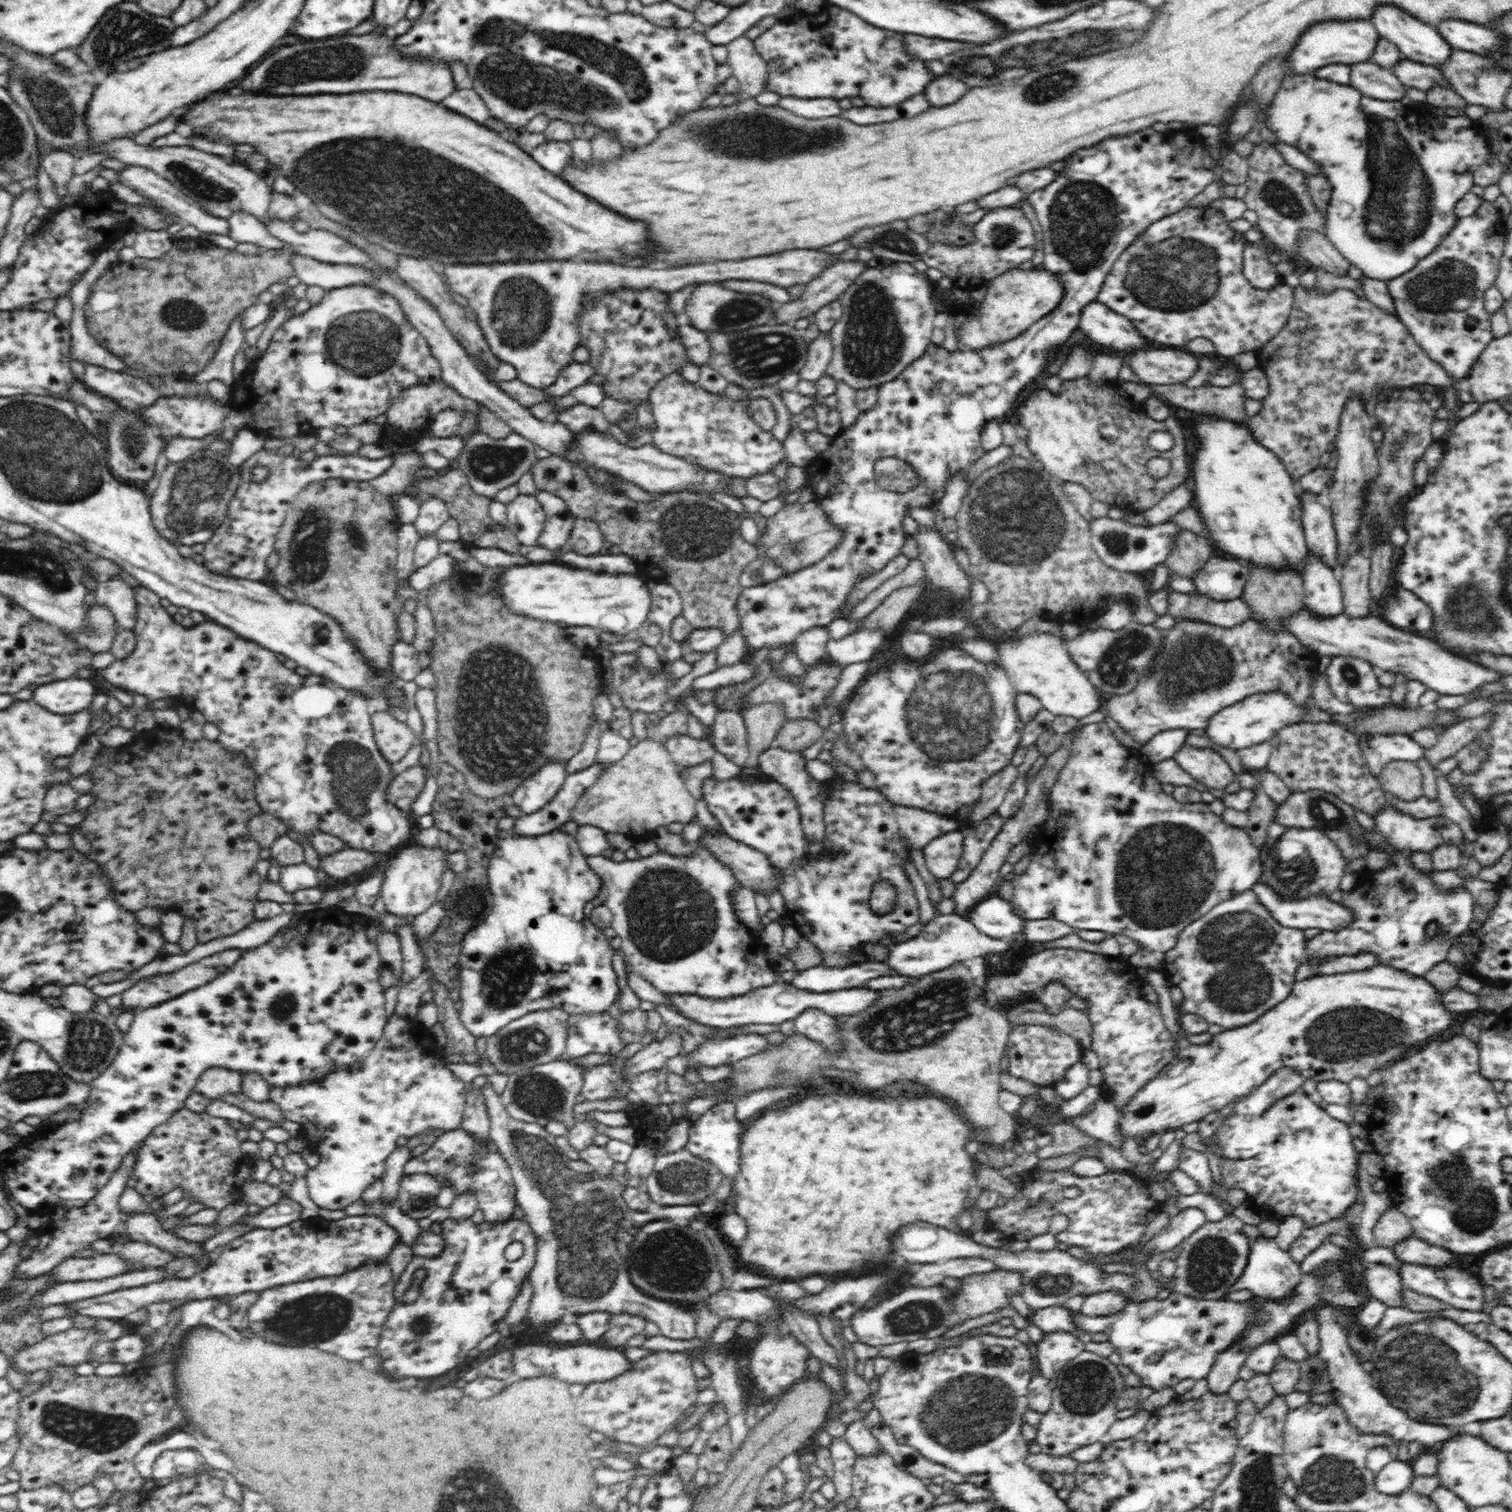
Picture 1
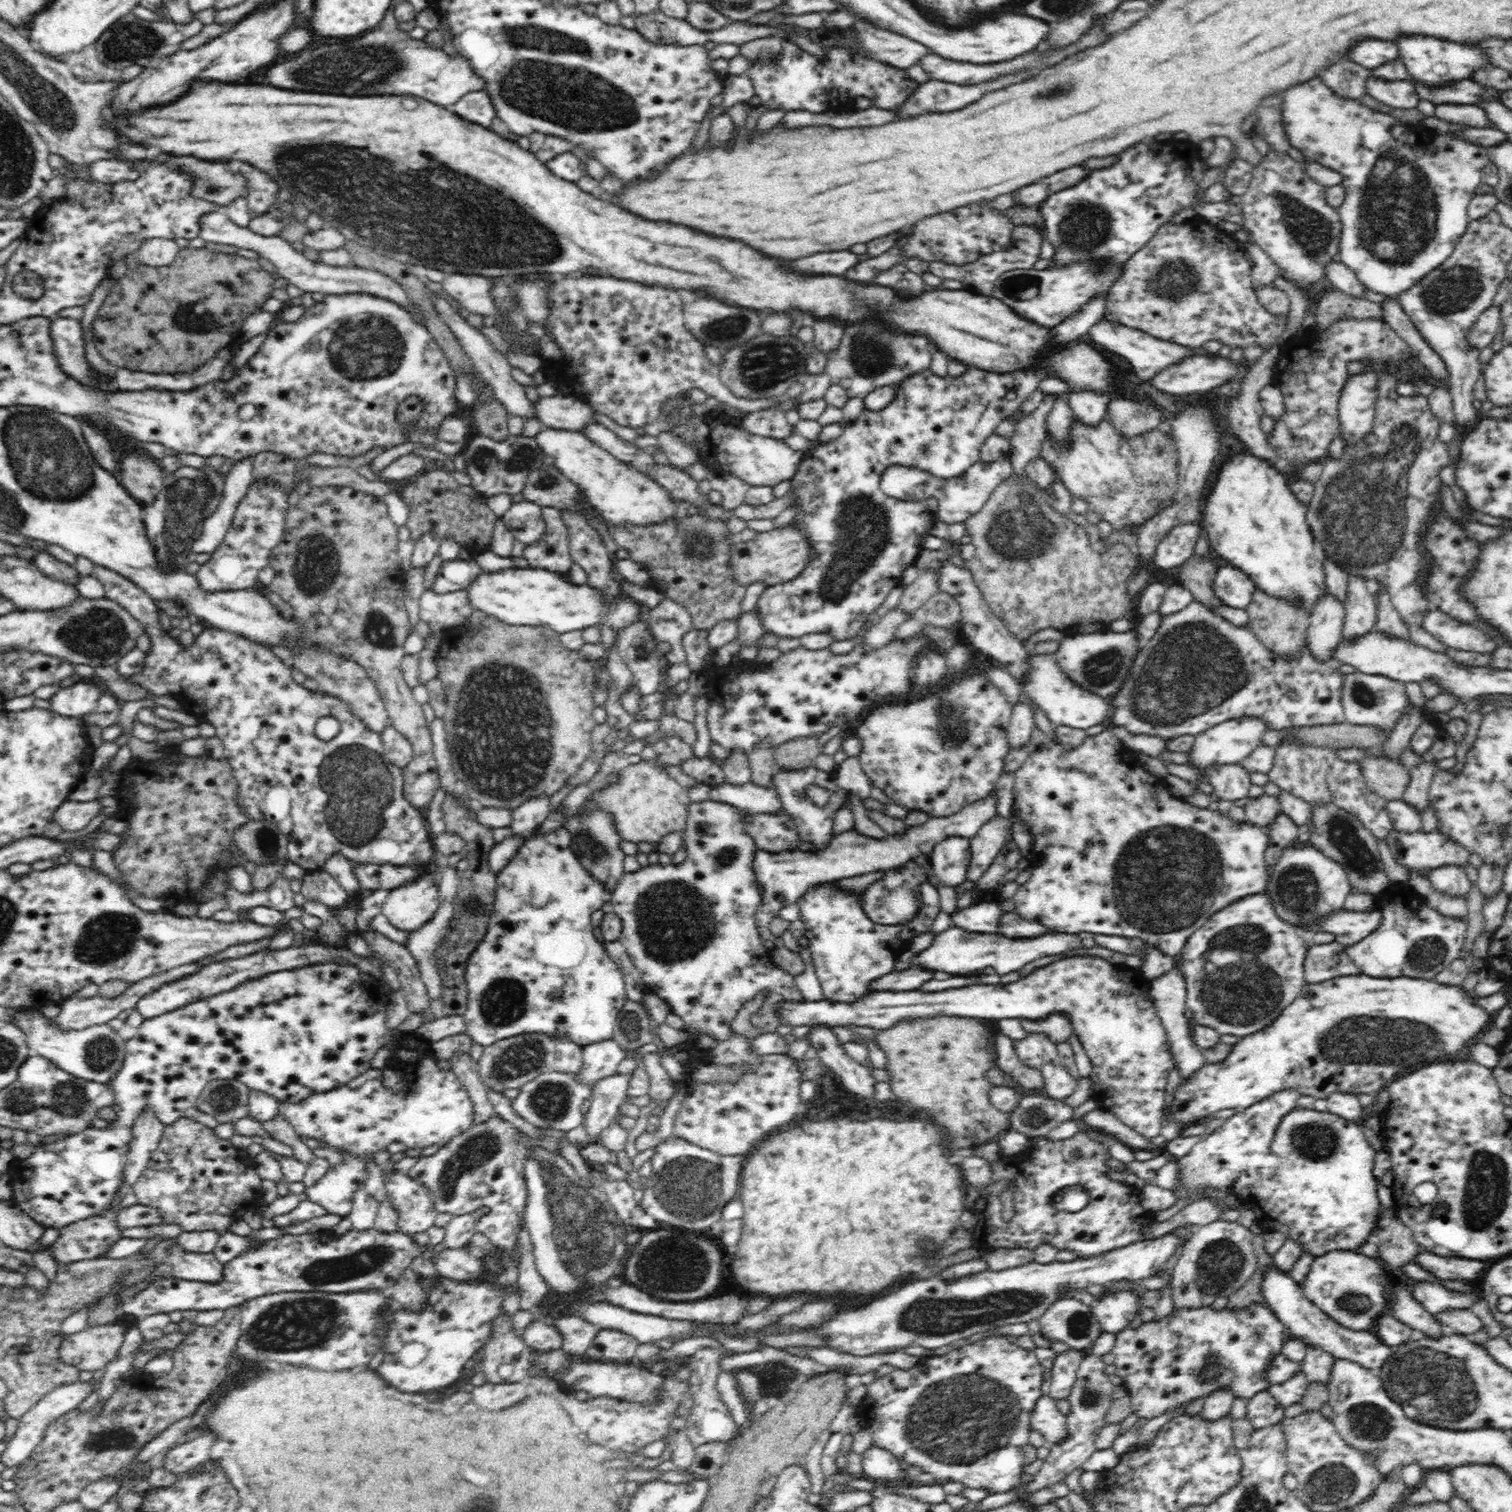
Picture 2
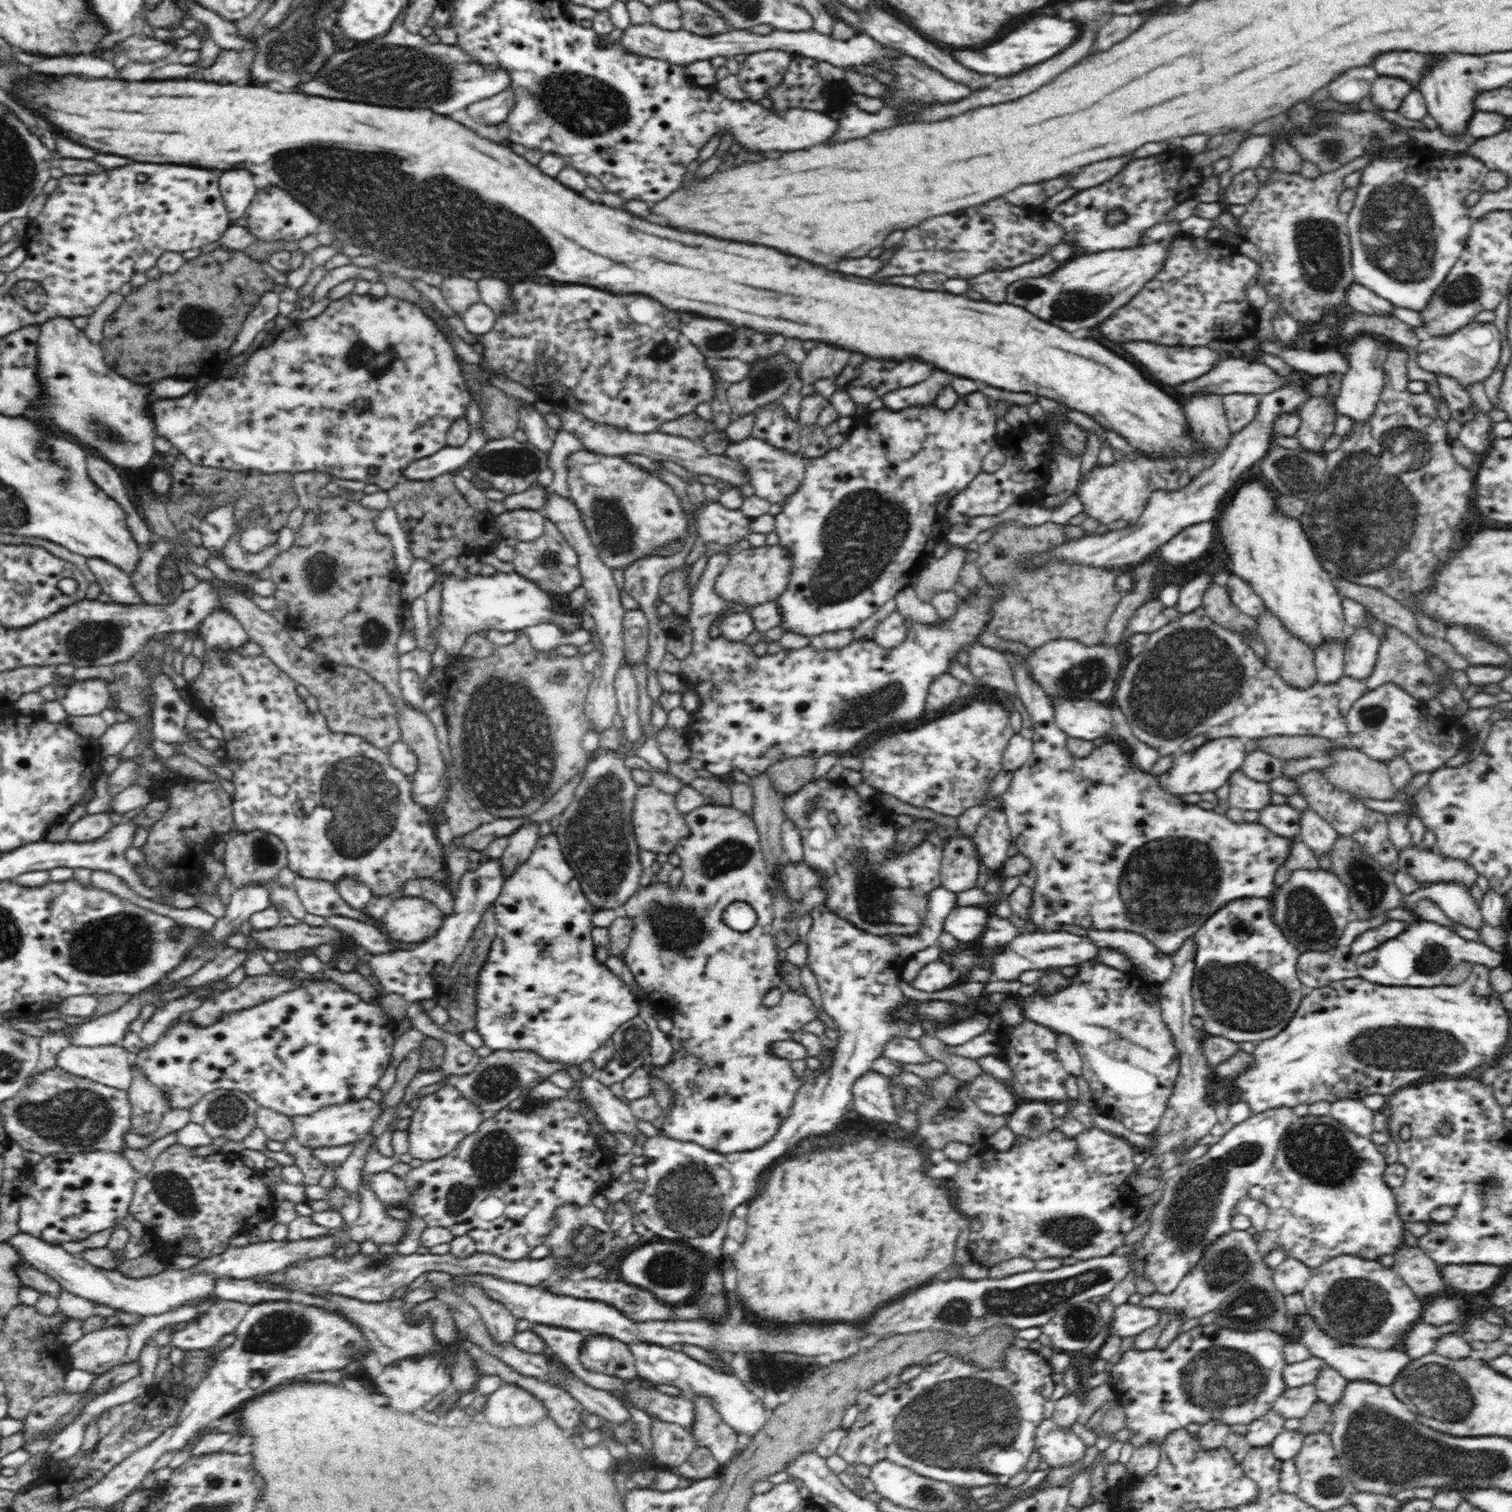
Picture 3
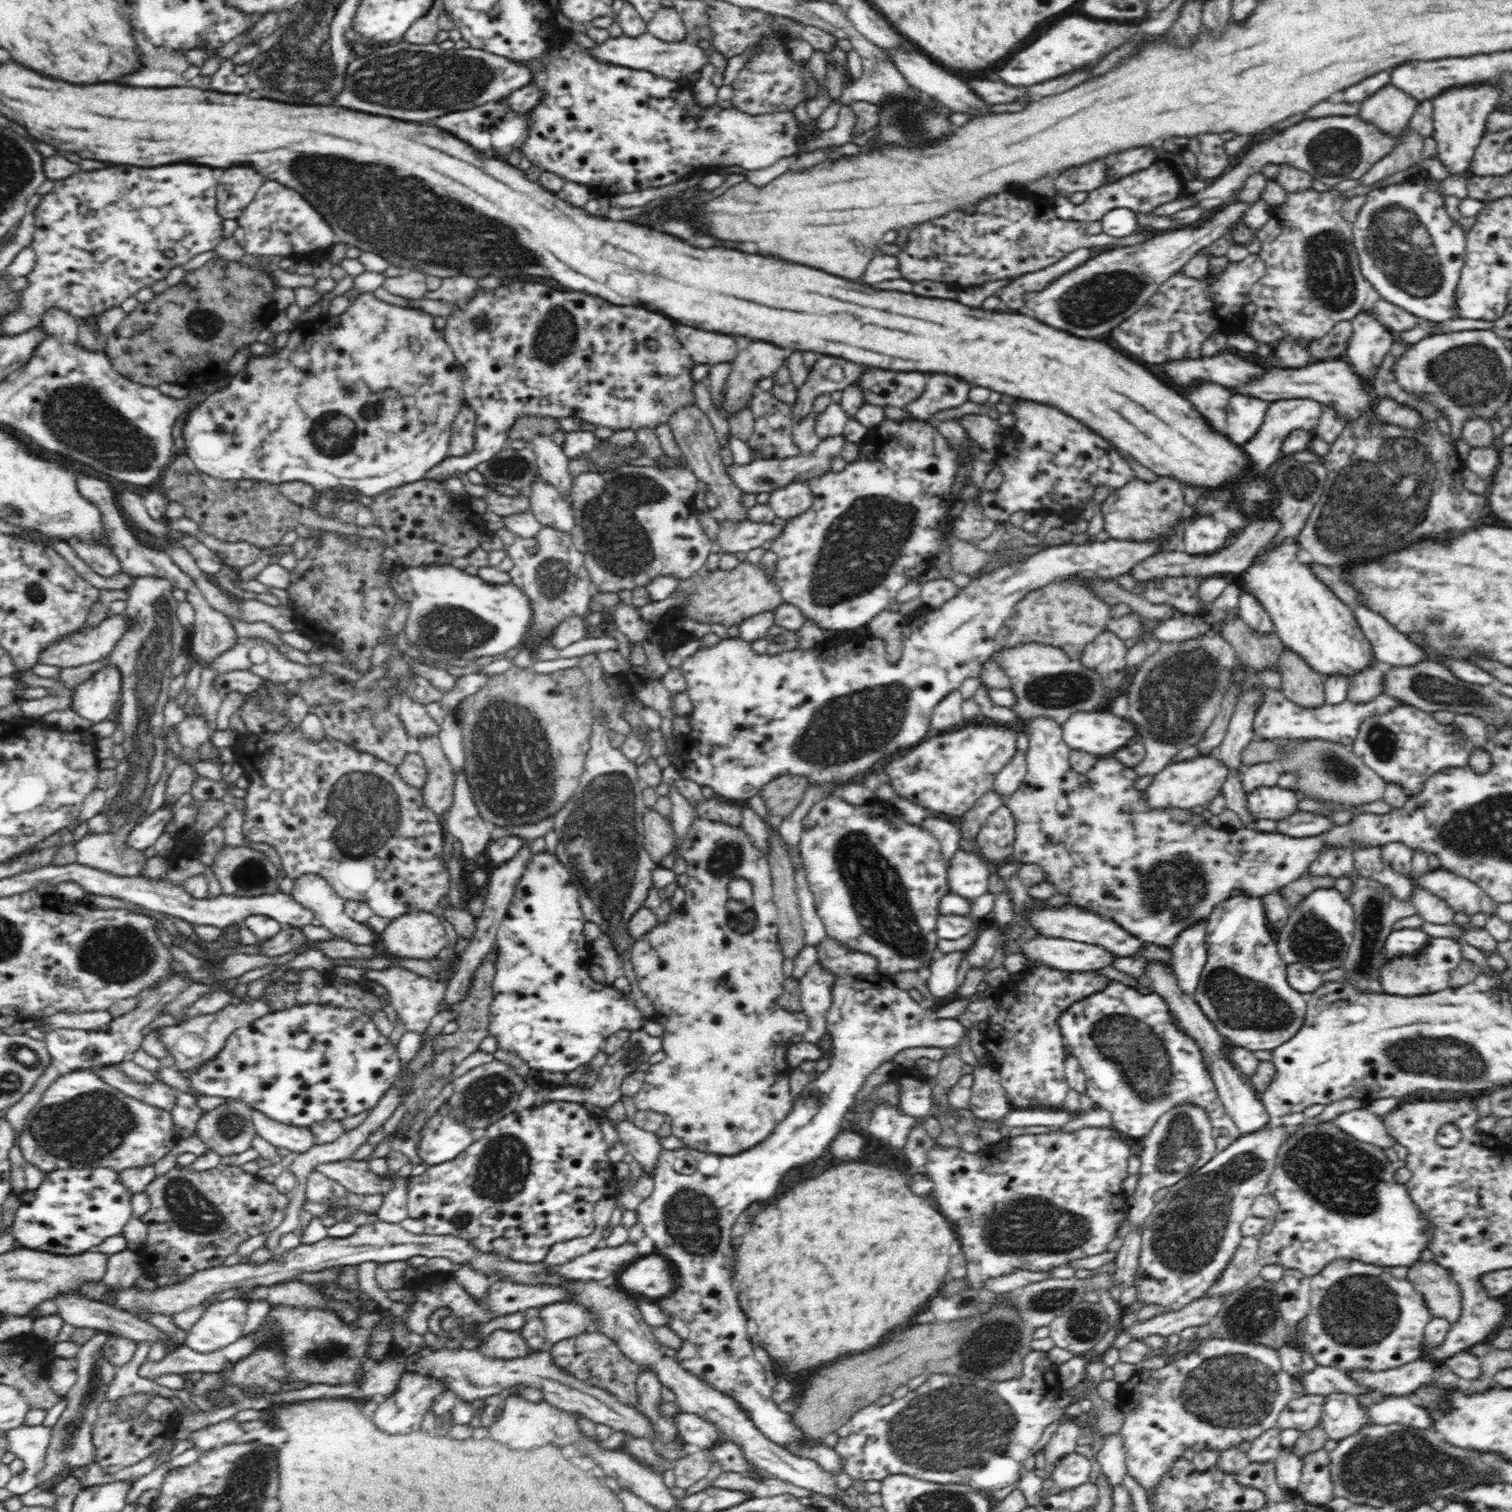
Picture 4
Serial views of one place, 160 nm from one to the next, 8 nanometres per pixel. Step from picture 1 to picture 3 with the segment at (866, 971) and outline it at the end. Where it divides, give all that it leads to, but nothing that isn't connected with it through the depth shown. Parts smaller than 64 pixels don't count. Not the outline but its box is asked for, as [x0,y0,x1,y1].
[911,959,960,992]

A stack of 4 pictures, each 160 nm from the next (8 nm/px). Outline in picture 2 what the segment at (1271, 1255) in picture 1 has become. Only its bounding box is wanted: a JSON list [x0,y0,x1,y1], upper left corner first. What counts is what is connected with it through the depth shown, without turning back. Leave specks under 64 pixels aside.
[1262,1264,1394,1372]

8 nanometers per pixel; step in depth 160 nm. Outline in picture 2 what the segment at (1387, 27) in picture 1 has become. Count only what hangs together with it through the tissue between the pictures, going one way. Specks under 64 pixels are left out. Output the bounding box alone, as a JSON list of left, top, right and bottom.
[1394,36,1490,86]

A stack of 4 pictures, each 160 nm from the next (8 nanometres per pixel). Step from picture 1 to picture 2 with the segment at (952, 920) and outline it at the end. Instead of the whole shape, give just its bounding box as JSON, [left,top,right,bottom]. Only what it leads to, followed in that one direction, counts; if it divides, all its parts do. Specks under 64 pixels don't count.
[911,926,1082,976]

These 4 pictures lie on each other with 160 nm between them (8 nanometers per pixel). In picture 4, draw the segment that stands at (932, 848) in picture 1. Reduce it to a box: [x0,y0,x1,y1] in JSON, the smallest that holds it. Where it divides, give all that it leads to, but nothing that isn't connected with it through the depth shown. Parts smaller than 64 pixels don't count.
[947,849,990,900]

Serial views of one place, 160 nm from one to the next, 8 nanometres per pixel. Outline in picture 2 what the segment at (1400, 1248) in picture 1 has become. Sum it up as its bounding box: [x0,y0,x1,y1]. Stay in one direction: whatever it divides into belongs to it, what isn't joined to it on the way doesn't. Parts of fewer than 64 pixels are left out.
[1414,1250,1487,1284]

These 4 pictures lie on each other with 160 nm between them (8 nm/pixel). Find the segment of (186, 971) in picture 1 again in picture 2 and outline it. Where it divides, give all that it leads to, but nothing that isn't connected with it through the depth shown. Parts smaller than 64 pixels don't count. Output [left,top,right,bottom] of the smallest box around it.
[135,943,384,1019]

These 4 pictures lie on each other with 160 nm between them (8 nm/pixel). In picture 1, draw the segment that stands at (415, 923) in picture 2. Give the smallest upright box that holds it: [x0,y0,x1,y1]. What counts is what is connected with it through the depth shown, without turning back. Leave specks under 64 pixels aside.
[381,844,448,917]

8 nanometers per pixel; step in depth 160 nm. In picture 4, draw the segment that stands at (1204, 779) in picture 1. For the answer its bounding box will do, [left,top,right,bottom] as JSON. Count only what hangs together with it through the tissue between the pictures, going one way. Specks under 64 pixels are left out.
[1246,786,1300,820]

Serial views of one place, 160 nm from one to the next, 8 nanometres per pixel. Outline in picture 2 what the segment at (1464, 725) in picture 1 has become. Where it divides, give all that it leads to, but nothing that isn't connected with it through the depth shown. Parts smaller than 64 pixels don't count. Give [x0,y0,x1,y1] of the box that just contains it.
[1401,760,1437,813]

